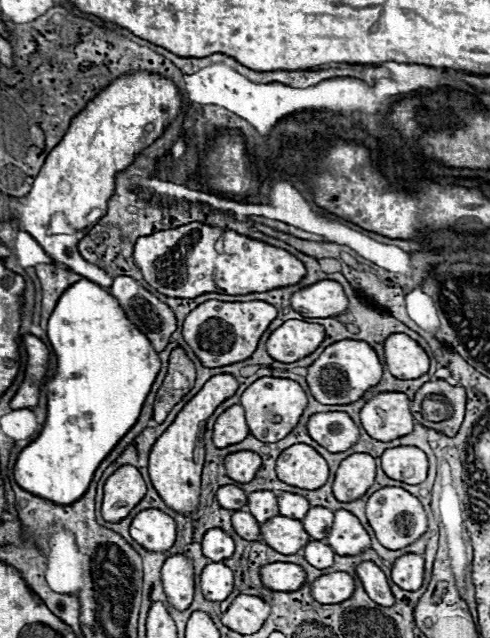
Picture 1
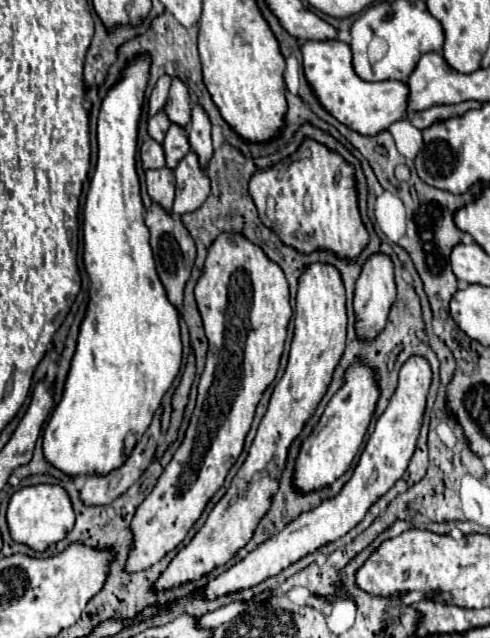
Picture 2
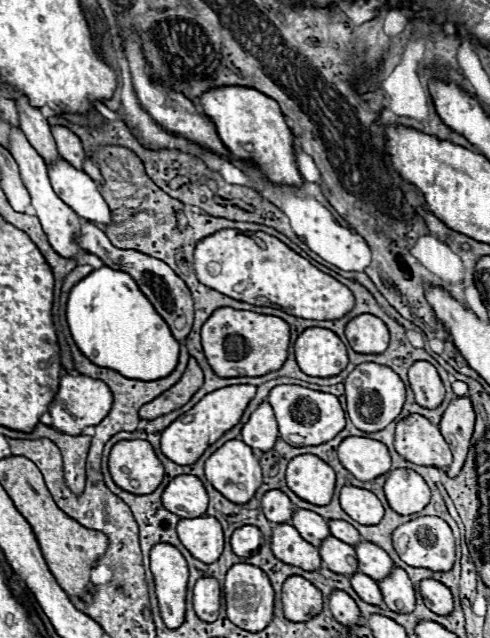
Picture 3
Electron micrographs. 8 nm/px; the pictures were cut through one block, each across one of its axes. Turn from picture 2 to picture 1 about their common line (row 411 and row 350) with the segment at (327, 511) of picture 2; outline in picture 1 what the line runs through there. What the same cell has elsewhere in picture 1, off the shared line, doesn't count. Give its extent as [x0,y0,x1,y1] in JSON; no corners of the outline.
[384,334,430,380]

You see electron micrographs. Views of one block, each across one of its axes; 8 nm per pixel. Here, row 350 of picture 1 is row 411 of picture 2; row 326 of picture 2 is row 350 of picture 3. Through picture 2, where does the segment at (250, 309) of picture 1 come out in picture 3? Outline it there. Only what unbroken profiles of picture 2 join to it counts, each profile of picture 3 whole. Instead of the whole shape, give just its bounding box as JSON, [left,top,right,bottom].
[202,308,290,378]

